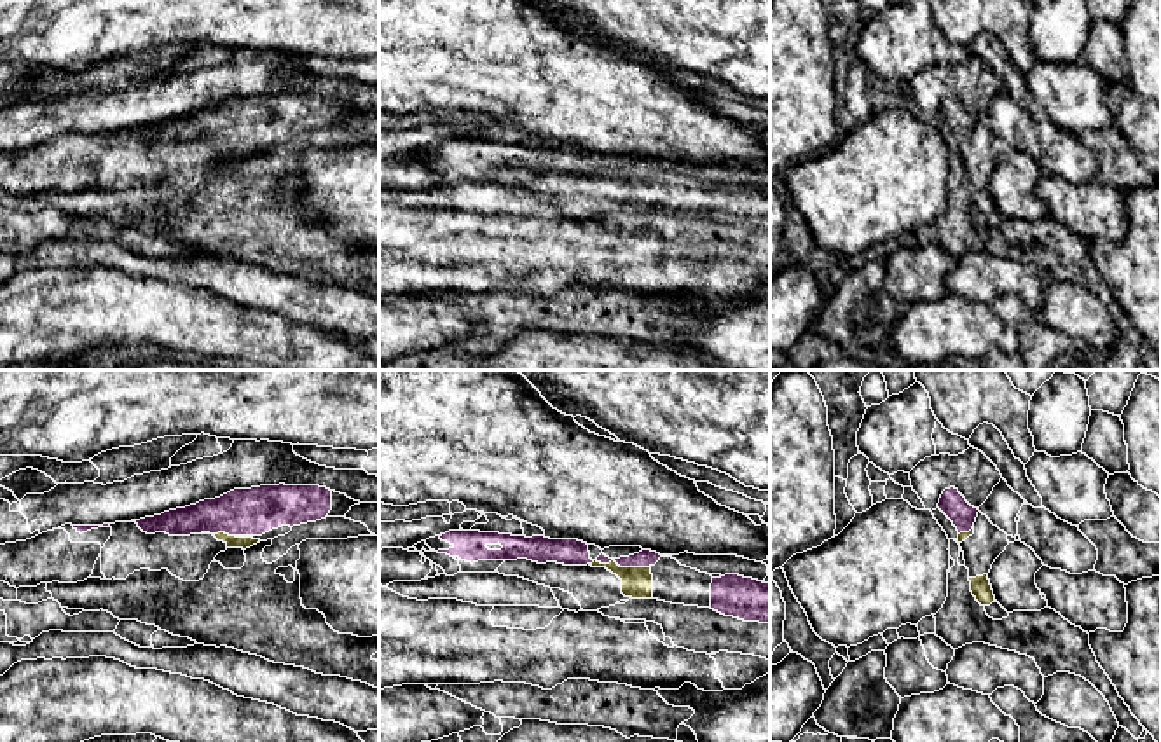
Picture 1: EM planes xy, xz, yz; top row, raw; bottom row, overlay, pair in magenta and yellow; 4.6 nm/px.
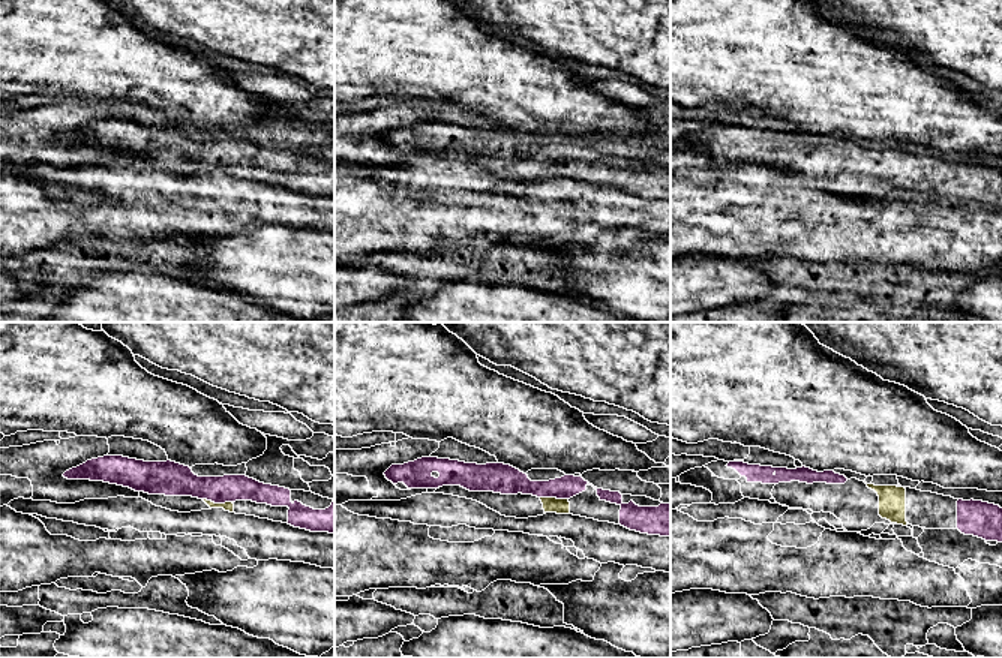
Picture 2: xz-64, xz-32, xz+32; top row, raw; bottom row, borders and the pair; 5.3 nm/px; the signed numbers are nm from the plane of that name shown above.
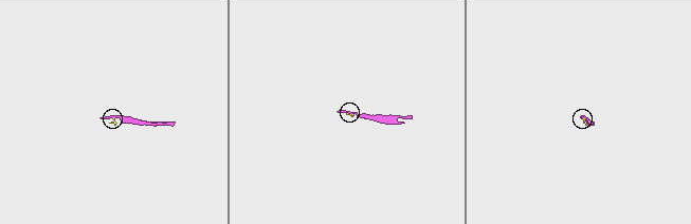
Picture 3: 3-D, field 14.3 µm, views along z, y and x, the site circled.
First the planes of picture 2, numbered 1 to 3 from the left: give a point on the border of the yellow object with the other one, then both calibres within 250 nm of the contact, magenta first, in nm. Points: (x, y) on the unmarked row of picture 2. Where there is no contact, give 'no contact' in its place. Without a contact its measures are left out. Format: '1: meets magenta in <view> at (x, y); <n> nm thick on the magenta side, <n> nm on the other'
1: meets magenta in xz-64 at (218, 167); 180 nm thick on the magenta side, 50 nm on the other
2: meets magenta in xz-32 at (554, 161); 140 nm thick on the magenta side, 80 nm on the other
3: no contact

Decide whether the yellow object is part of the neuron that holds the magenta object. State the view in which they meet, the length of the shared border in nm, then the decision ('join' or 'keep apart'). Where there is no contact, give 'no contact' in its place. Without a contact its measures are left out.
meets magenta in xz; contact 280 nm long; join

